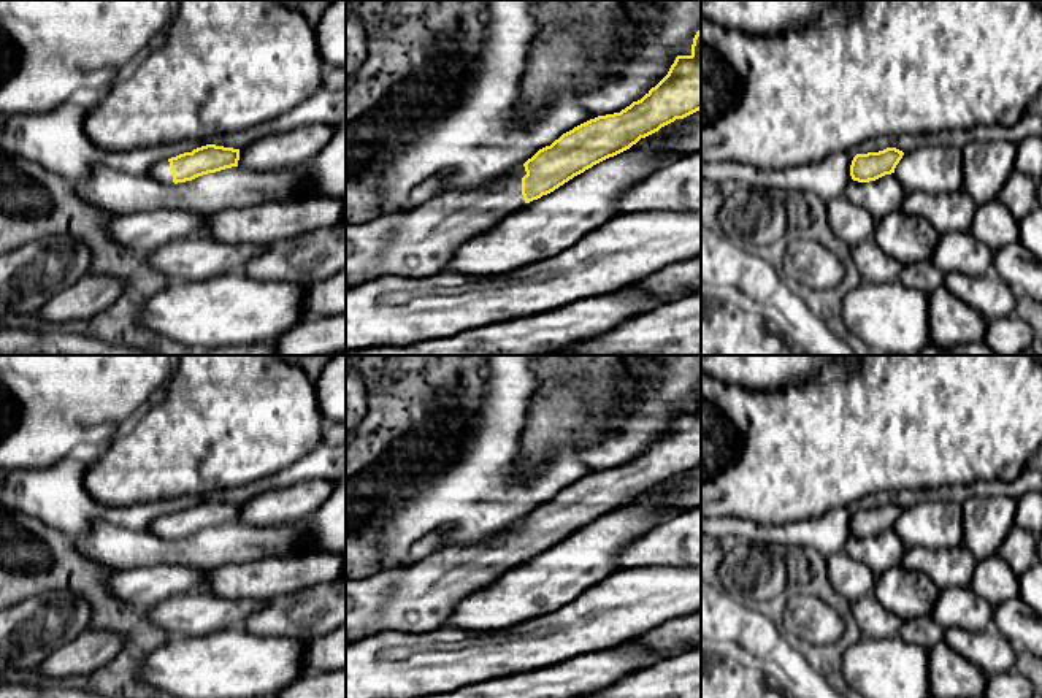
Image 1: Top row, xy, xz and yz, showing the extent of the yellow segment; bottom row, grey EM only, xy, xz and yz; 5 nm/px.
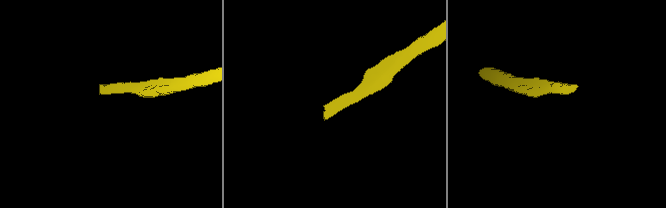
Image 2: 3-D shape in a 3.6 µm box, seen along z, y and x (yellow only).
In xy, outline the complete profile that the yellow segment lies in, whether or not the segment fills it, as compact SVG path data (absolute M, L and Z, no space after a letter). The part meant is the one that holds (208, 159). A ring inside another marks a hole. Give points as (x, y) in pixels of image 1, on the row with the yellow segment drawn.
M206 144L155 165L149 178L163 184L192 181L198 176L238 167L239 149Z

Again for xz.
M701 29L693 38L691 54L677 56L668 75L641 100L620 113L598 116L563 133L503 179L474 190L441 194L422 206L385 213L365 224L346 225L346 290L385 276L427 278L446 271L455 249L468 238L488 230L500 219L554 192L593 165L630 149L641 138L699 109Z

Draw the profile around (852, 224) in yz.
M845 195L836 197L826 206L833 233L850 247L874 236L877 219L866 208L852 203Z

